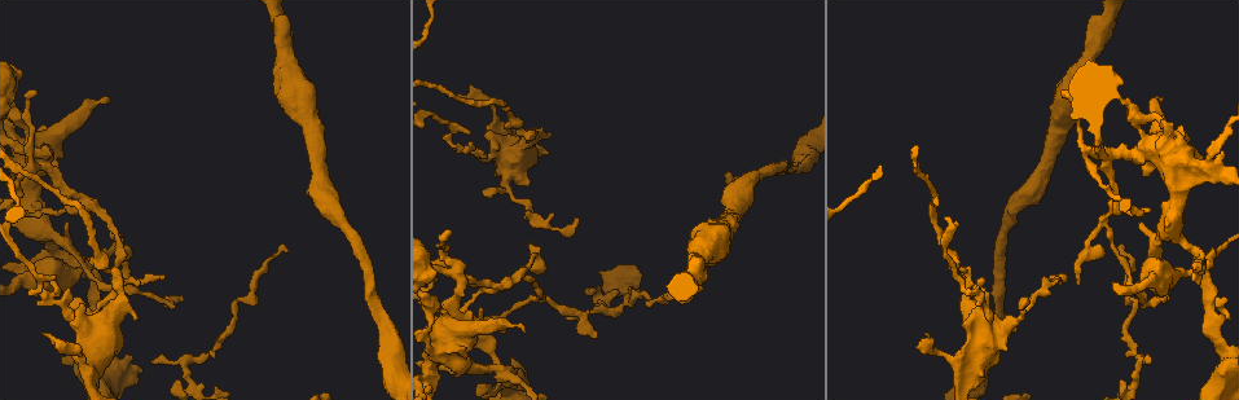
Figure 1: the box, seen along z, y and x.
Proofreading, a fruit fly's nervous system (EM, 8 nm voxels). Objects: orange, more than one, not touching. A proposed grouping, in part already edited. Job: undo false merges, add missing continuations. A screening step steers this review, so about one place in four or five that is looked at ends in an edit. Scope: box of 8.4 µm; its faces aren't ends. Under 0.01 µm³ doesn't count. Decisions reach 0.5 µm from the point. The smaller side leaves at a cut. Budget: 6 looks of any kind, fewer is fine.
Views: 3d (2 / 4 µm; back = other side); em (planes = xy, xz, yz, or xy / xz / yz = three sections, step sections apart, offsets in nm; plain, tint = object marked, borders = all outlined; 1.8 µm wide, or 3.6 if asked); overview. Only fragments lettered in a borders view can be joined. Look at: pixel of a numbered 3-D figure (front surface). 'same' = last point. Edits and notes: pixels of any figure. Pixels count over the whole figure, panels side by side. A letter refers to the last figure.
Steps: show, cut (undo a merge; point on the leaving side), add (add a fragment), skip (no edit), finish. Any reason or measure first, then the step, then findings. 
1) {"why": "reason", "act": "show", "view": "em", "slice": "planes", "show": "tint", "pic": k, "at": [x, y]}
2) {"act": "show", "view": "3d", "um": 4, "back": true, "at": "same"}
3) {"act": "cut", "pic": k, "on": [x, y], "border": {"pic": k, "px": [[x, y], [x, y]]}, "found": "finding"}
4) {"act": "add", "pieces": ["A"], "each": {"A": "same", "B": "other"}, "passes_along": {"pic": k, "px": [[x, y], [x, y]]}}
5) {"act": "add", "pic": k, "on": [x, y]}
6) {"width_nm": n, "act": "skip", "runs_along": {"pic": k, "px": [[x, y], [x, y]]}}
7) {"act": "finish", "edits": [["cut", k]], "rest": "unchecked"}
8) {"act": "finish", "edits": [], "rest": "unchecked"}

{"why": "looks like a crossing", "act": "show", "view": "3d", "um": 2, "pic": 1, "at": [77, 264]}

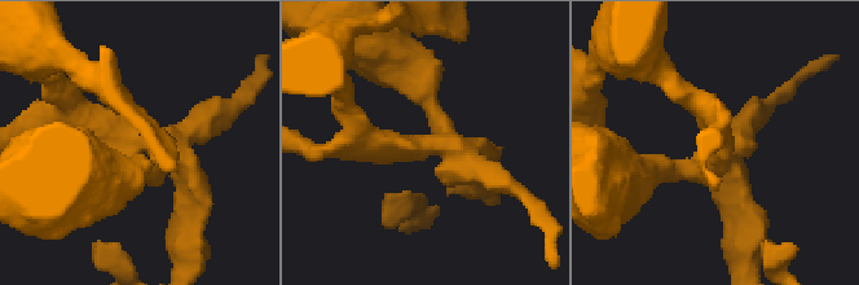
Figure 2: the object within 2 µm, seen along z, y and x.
{"why": "need the tissue", "act": "show", "view": "em", "slice": "xy", "step": 4, "show": "borders", "pic": 2, "at": [135, 139]}

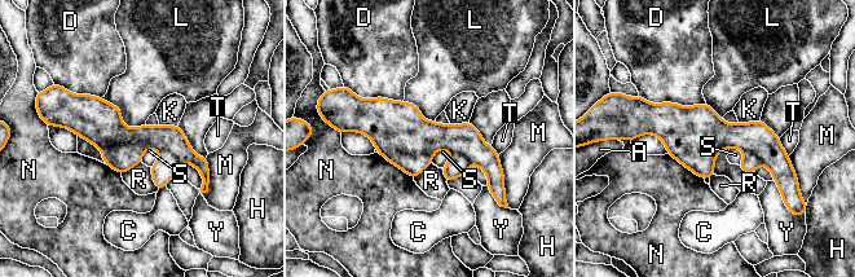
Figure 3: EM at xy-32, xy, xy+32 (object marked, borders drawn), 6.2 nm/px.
{"width_nm": 260, "act": "cut", "pic": 3, "on": [166, 167], "each": {"A": "other", "C": "other", "D": "other", "H": "other", "K": "other", "L": "other", "M": "other", "N": "other", "R": "other", "S": "other", "T": "other", "Y": "other"}, "border": {"pic": 3, "px": [[159, 150], [167, 150], [181, 163]]}, "found": "a second neuron is stuck on"}

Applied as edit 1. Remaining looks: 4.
{"why": "a narrow waist", "act": "show", "view": "3d", "um": 4, "pic": 1, "at": [981, 301]}

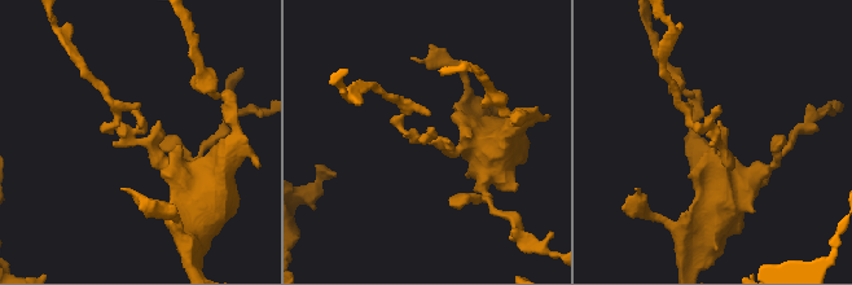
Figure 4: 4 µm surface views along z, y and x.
{"why": "shape alone is not enough", "act": "show", "view": "em", "slice": "planes", "show": "tint", "pic": 4, "at": [131, 142]}

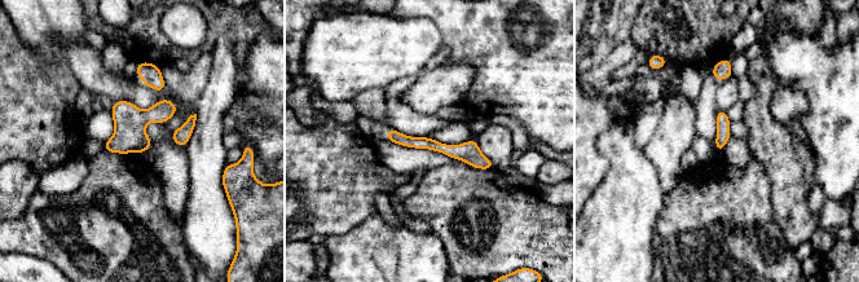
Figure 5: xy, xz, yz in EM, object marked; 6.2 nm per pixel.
{"why": "see the neighbours", "act": "show", "view": "em", "slice": "planes", "show": "borders", "at": "same"}

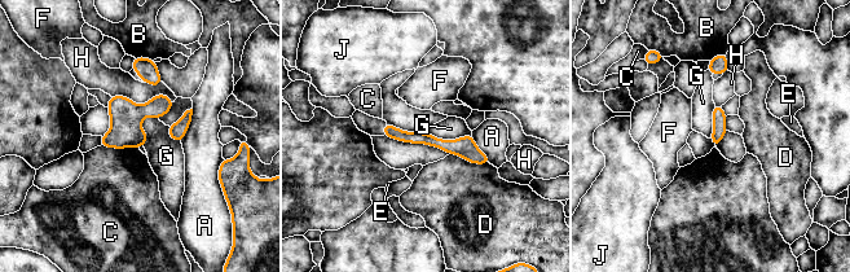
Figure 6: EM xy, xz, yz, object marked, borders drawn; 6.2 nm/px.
{"act": "skip", "each": {"A": "other", "B": "other", "C": "other", "D": "other", "E": "other", "F": "other", "G": "other", "H": "other", "J": "other"}, "found": "all the same neuron"}

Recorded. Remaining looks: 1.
{"act": "finish", "edits": [["cut", 3]], "rest": "unchecked"}

